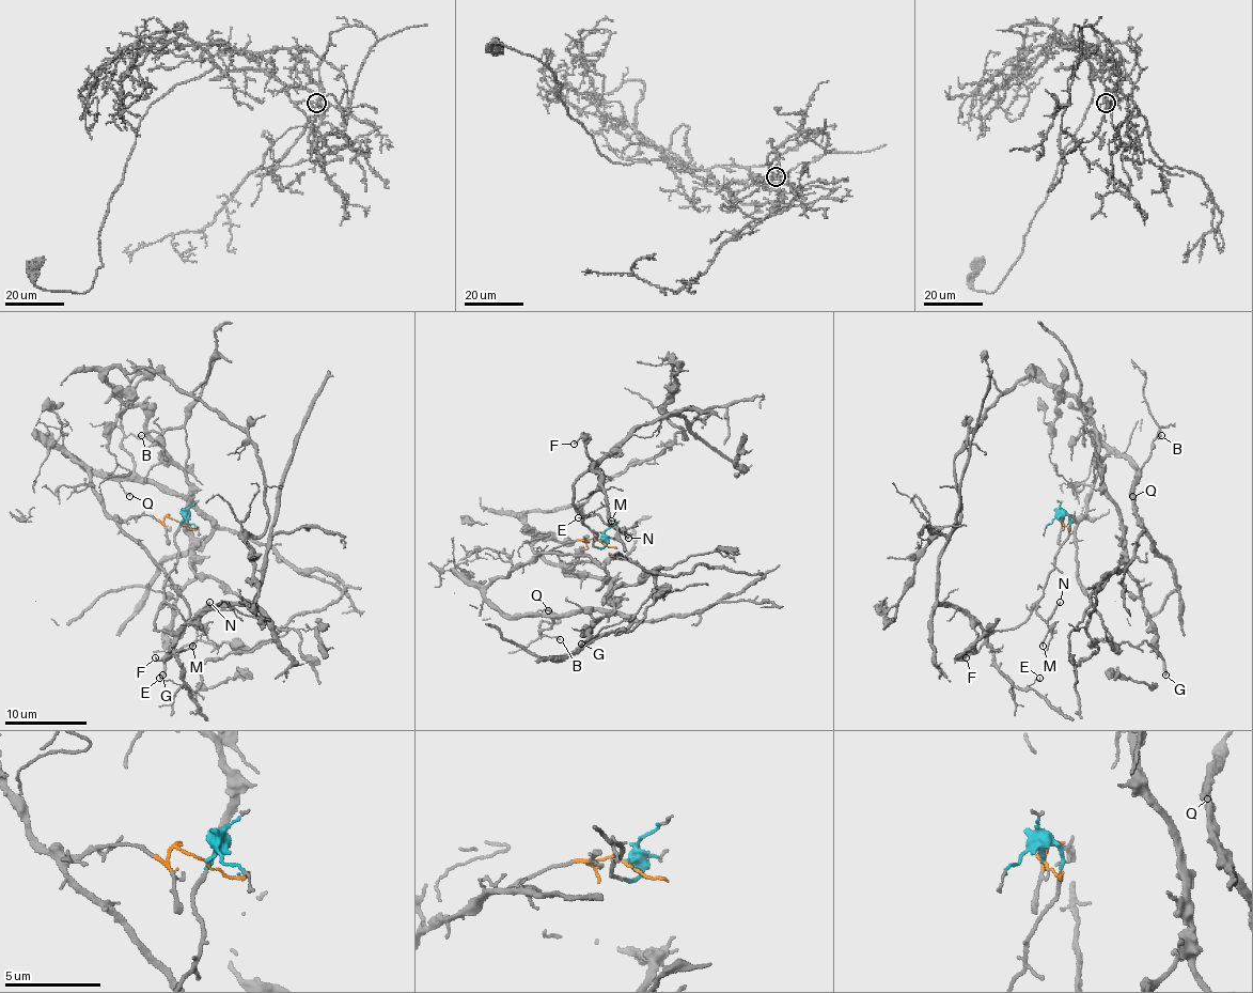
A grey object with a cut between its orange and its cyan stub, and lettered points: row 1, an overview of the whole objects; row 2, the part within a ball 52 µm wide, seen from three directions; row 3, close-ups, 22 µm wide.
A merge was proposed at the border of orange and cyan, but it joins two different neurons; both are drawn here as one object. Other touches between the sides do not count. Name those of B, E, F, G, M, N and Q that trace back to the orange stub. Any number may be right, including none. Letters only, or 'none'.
B, G, Q

